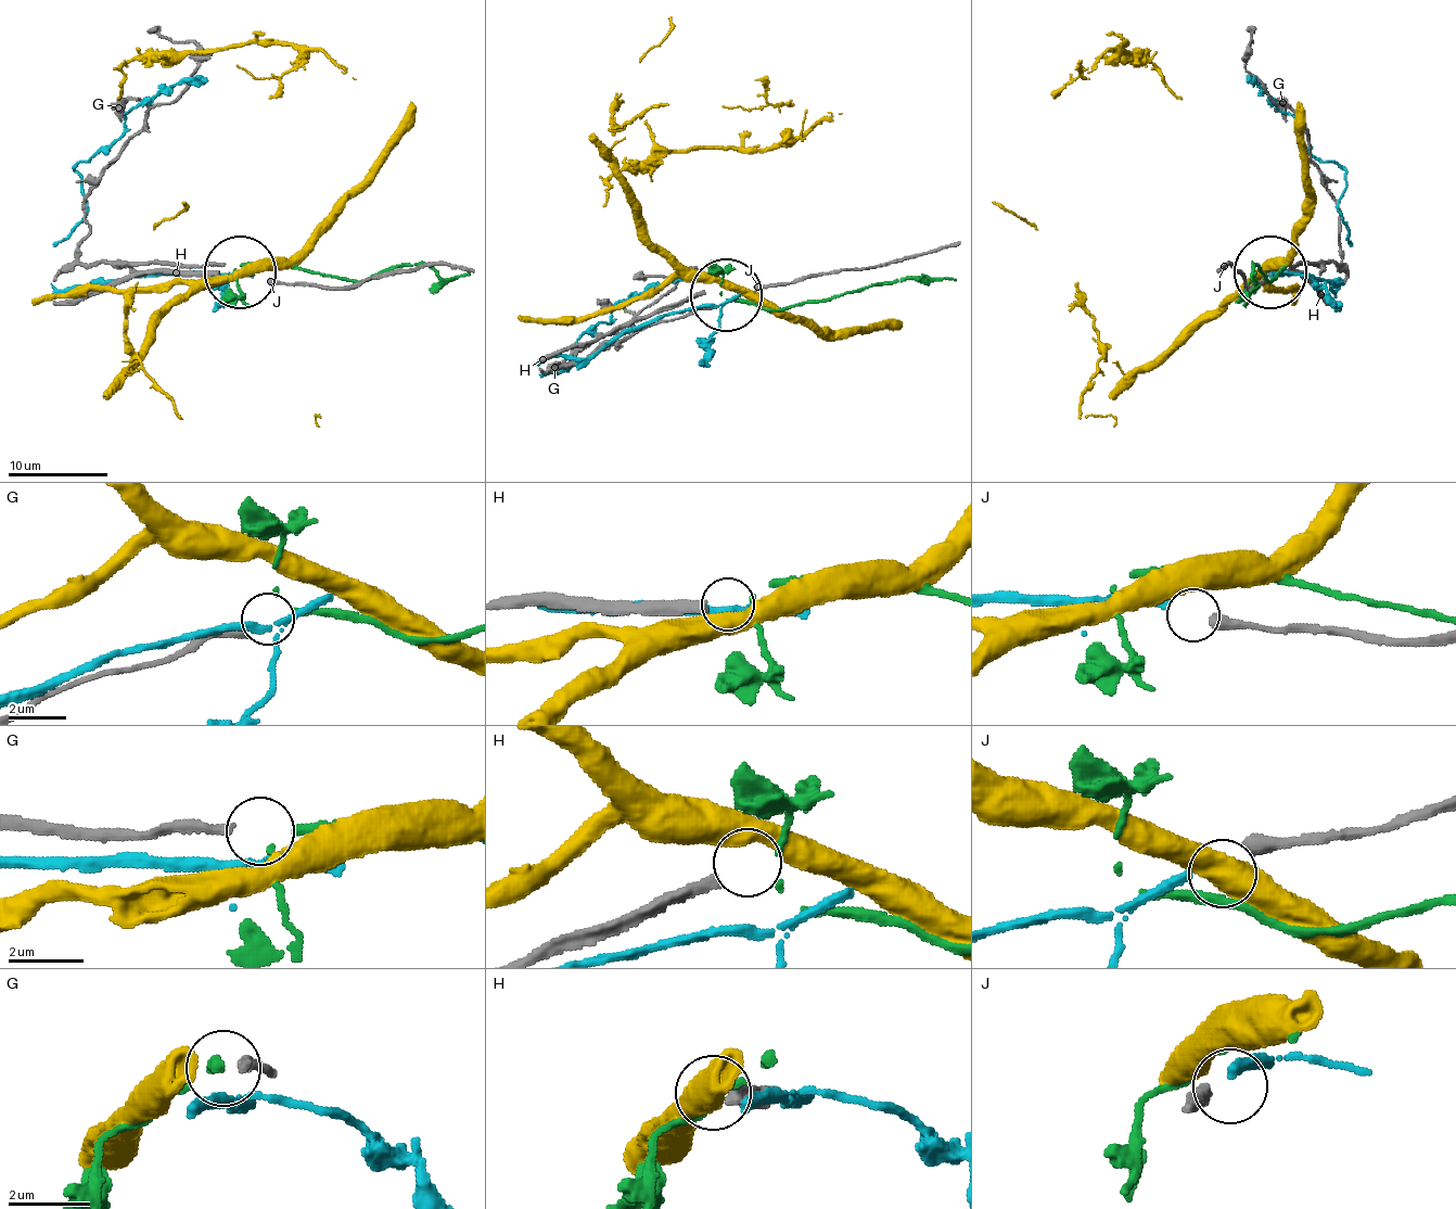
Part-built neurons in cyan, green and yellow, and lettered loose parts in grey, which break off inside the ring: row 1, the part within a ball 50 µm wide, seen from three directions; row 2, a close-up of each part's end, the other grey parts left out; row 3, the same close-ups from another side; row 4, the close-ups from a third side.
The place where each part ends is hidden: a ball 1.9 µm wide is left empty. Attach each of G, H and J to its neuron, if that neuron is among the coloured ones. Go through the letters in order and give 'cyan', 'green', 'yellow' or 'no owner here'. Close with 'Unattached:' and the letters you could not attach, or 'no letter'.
G: green
H: no owner here
J: cyan
Unattached: H

